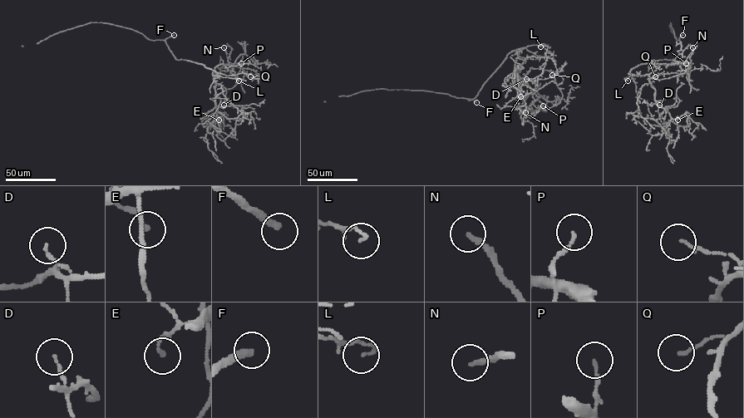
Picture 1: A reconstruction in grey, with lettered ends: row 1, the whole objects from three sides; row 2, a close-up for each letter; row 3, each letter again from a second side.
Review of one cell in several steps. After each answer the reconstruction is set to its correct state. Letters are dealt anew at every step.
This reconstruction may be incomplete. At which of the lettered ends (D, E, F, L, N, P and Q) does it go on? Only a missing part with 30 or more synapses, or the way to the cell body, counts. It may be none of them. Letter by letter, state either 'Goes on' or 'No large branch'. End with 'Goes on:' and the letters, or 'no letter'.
D: No large branch
E: No large branch
F: Goes on
L: No large branch
N: Goes on
P: No large branch
Q: No large branch
Goes on: F, N

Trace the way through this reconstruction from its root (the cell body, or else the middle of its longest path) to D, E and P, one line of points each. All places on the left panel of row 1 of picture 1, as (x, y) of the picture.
D: (184, 60), (203, 64), (217, 73), (213, 75), (215, 105), (224, 105)
E: (184, 60), (203, 64), (217, 73), (213, 76), (219, 120)
P: (184, 60), (214, 70), (217, 73), (214, 76), (213, 71), (221, 64), (241, 63)

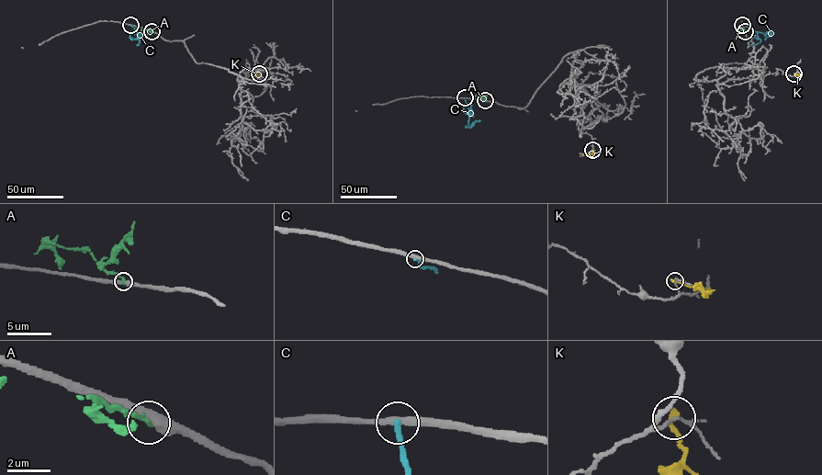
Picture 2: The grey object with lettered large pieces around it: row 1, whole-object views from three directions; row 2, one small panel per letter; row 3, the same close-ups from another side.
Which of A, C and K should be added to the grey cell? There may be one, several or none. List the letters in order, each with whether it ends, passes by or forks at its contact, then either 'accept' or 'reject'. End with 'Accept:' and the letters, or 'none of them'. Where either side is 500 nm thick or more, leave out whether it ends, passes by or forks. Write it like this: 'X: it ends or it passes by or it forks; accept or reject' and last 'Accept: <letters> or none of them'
A: it ends; reject
C: it ends; reject
K: it ends; reject
Accept: none of them

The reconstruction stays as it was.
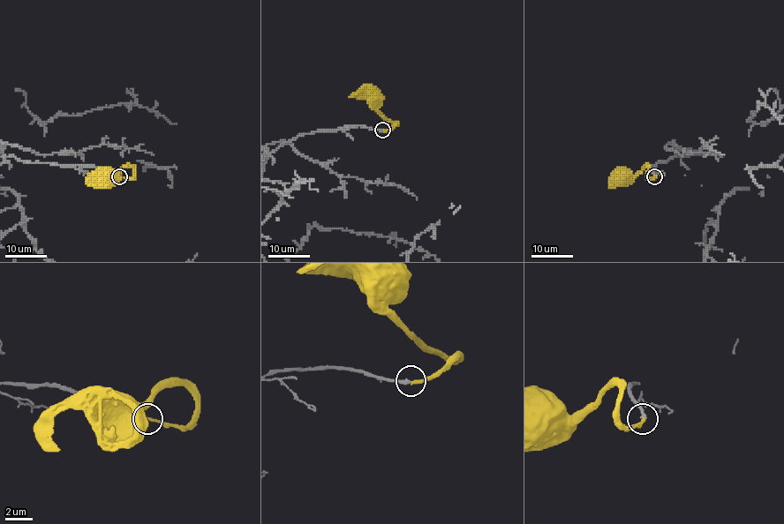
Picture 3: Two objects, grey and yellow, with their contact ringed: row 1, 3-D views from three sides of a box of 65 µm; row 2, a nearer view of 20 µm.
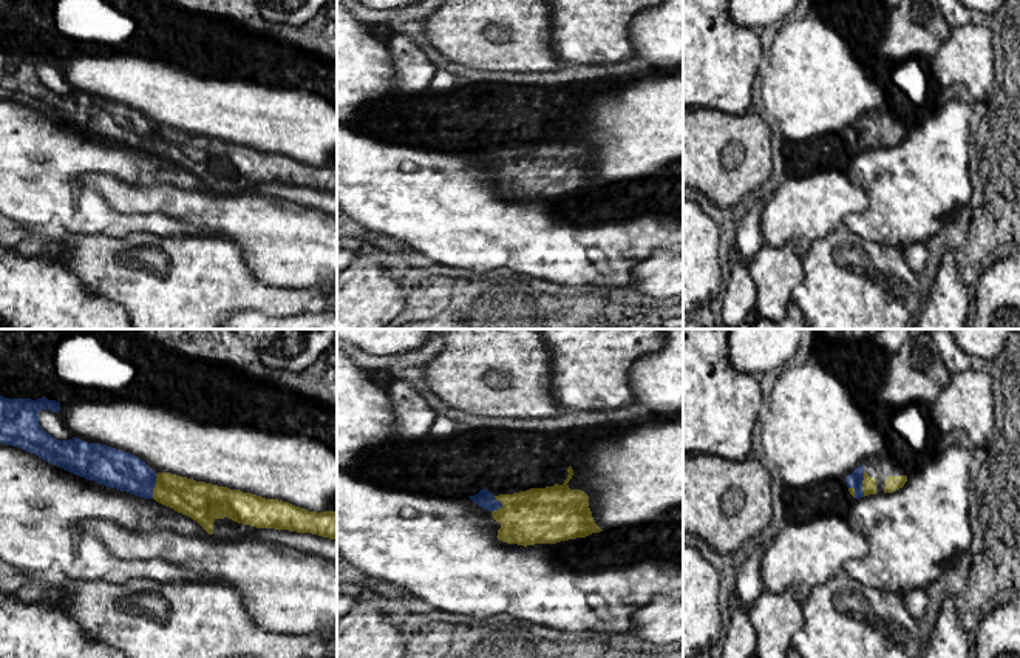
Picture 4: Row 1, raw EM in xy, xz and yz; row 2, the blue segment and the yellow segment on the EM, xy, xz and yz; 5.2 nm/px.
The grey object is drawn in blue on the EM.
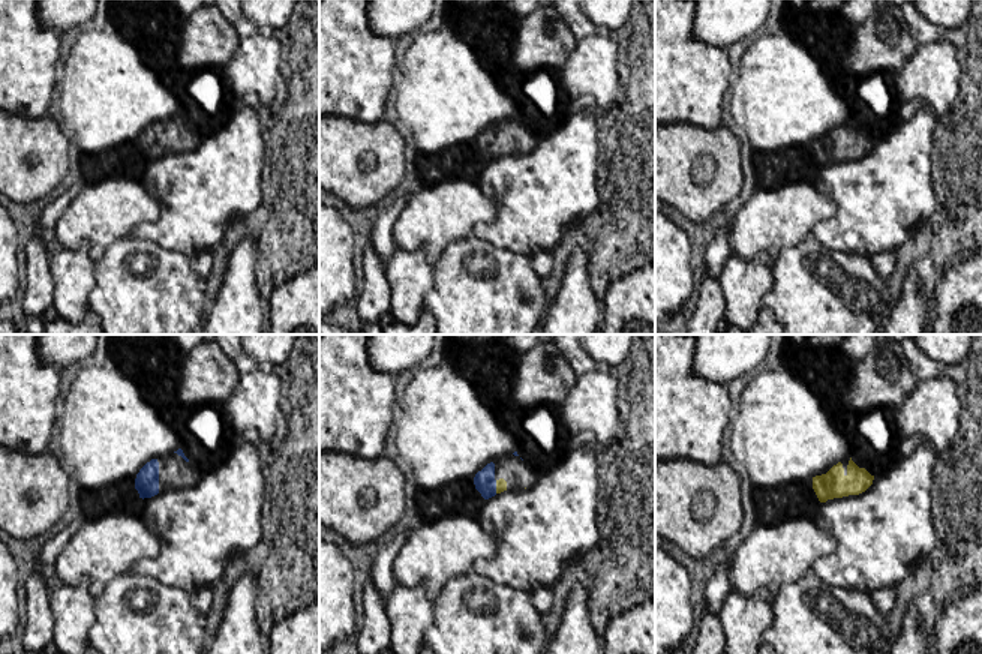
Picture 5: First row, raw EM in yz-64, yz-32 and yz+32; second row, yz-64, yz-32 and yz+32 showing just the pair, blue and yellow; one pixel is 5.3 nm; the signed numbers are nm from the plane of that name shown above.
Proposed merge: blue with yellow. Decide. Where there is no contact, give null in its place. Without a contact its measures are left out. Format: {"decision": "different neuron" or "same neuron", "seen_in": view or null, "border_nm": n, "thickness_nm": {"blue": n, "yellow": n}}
{"decision": "same neuron", "seen_in": "xy", "border_nm": 130, "thickness_nm": {"blue": 200, "yellow": 190}}

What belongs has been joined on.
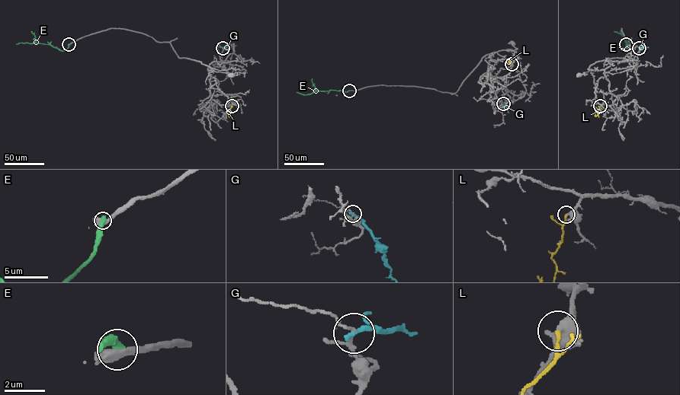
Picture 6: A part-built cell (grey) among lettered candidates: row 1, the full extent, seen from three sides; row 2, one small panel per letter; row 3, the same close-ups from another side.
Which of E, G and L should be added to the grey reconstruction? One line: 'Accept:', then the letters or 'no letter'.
Accept: L

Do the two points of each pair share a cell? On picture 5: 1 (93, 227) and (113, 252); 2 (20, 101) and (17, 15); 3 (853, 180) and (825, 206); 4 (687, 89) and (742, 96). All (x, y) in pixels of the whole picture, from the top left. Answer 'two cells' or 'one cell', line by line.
1: two cells
2: one cell
3: two cells
4: two cells

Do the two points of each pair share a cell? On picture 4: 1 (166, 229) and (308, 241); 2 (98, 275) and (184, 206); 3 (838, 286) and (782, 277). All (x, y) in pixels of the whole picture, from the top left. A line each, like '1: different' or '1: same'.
1: different
2: different
3: different

